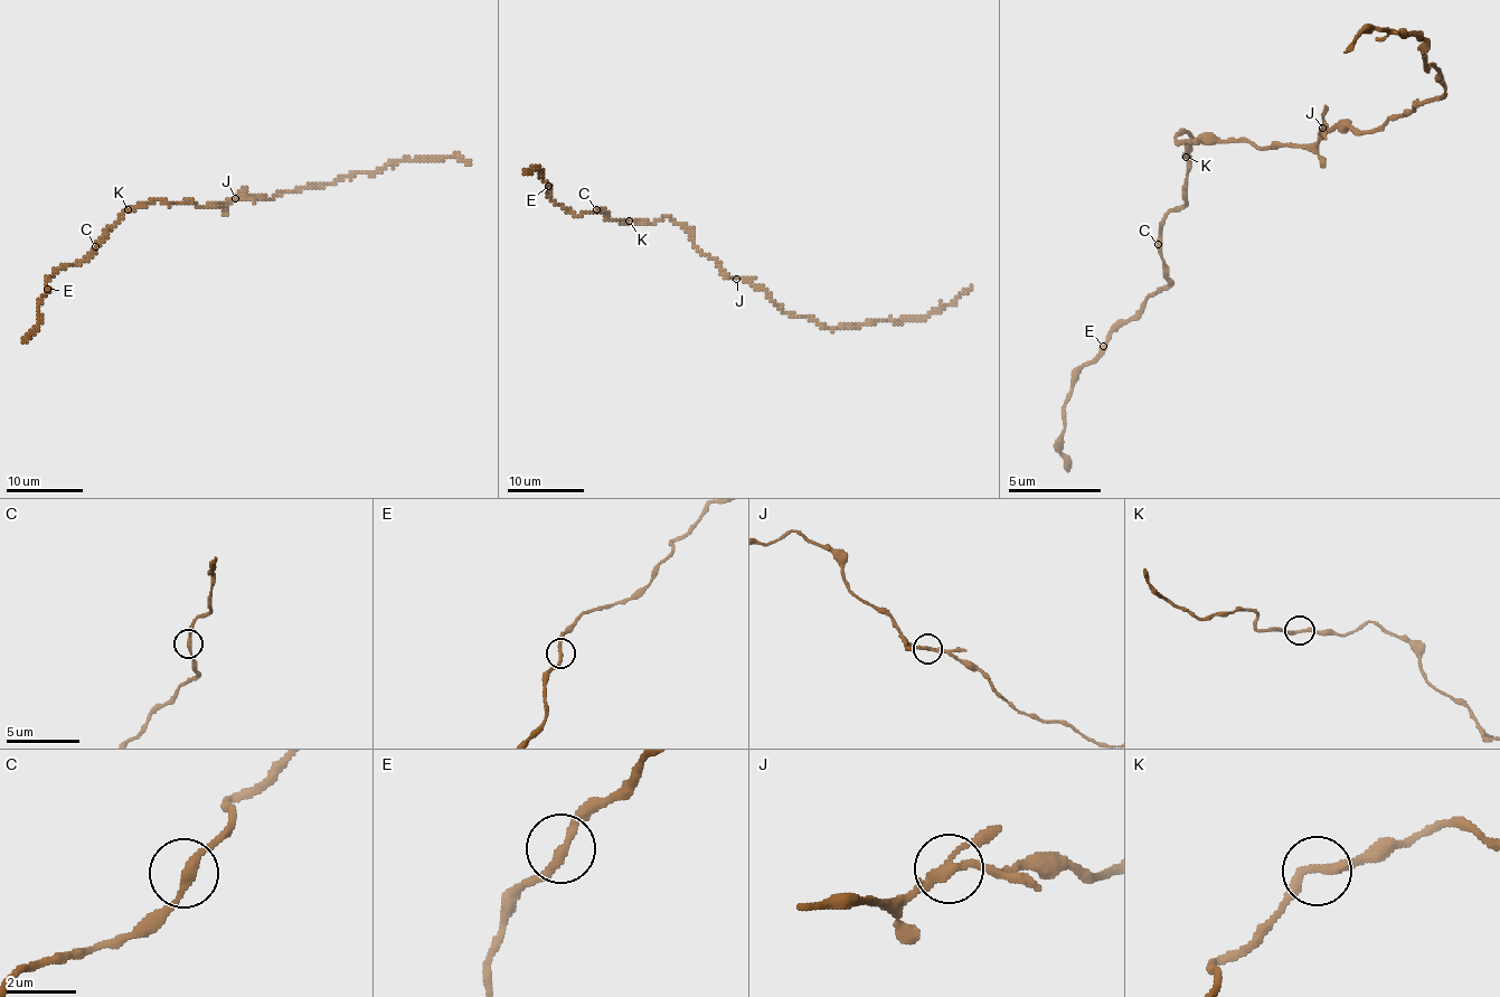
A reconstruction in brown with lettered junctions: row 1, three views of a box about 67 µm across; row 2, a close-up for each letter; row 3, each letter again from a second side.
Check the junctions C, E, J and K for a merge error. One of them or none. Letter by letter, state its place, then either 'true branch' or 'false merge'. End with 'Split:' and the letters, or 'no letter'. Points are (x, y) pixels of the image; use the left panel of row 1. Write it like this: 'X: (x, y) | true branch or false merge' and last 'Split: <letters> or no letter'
C: (95, 246) | true branch
E: (47, 289) | true branch
J: (235, 198) | false merge
K: (128, 209) | true branch
Split: J

